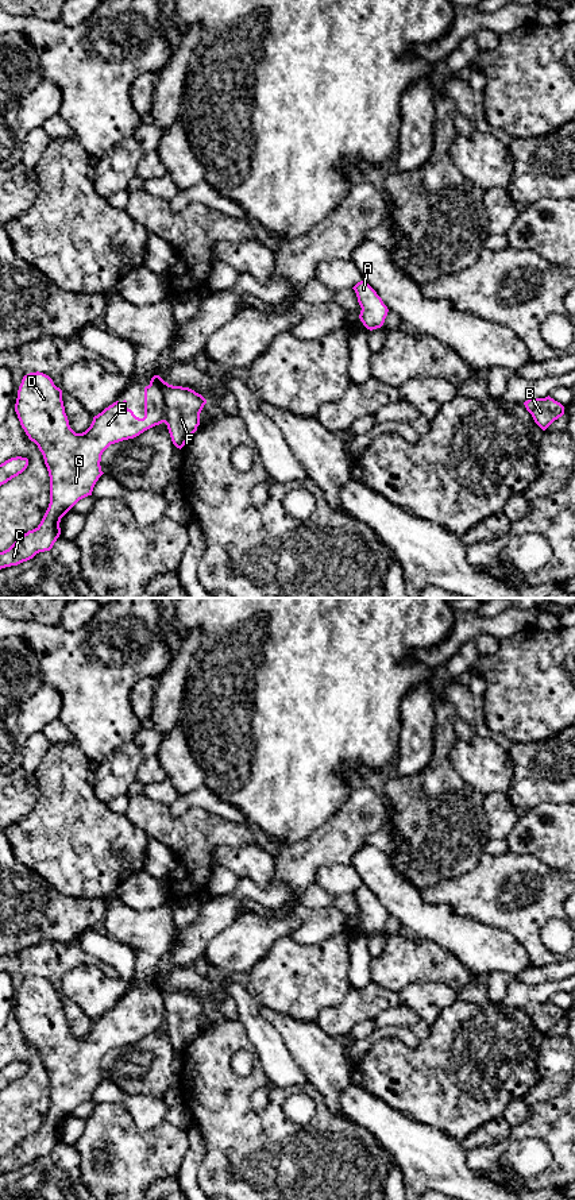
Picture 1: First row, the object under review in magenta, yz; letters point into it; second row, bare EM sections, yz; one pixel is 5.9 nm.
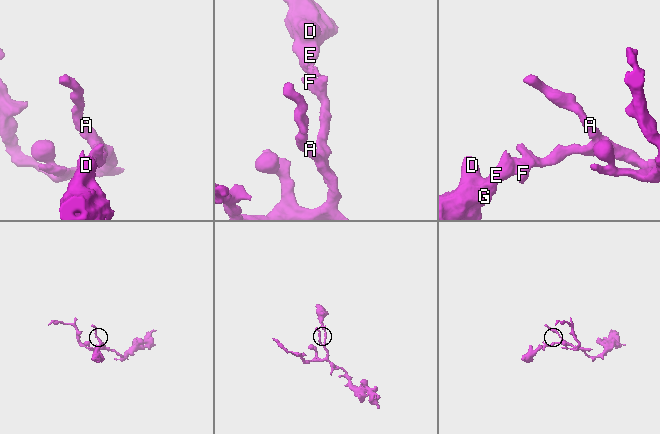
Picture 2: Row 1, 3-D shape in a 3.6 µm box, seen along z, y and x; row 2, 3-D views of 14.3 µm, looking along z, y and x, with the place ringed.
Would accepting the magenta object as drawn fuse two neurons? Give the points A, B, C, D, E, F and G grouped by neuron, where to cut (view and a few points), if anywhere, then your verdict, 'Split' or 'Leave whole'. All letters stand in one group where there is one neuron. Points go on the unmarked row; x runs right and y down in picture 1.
Groups: A B F / C D E G. Split along yz (151, 984), (162, 999), (163, 1026). Split

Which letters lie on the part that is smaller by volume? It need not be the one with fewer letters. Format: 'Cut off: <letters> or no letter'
Cut off: C, D, E, G

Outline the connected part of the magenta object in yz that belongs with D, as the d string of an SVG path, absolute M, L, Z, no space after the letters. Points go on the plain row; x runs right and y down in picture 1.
M30 977L23 981L18 995L15 1016L22 1033L43 1060L50 1081L50 1108L40 1128L20 1141L8 1154L0 1157L0 1174L18 1170L32 1164L36 1158L50 1155L61 1139L61 1123L82 1103L92 1100L101 1076L101 1060L115 1047L134 1043L144 1035L165 1026L165 1004L161 993L150 985L144 992L144 1022L139 1023L127 1012L127 1006L113 1007L93 1022L90 1031L76 1038L65 1018L62 995L43 977Z

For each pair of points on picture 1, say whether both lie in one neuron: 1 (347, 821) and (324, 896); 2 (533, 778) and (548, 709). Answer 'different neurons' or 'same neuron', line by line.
1: different neurons
2: different neurons

